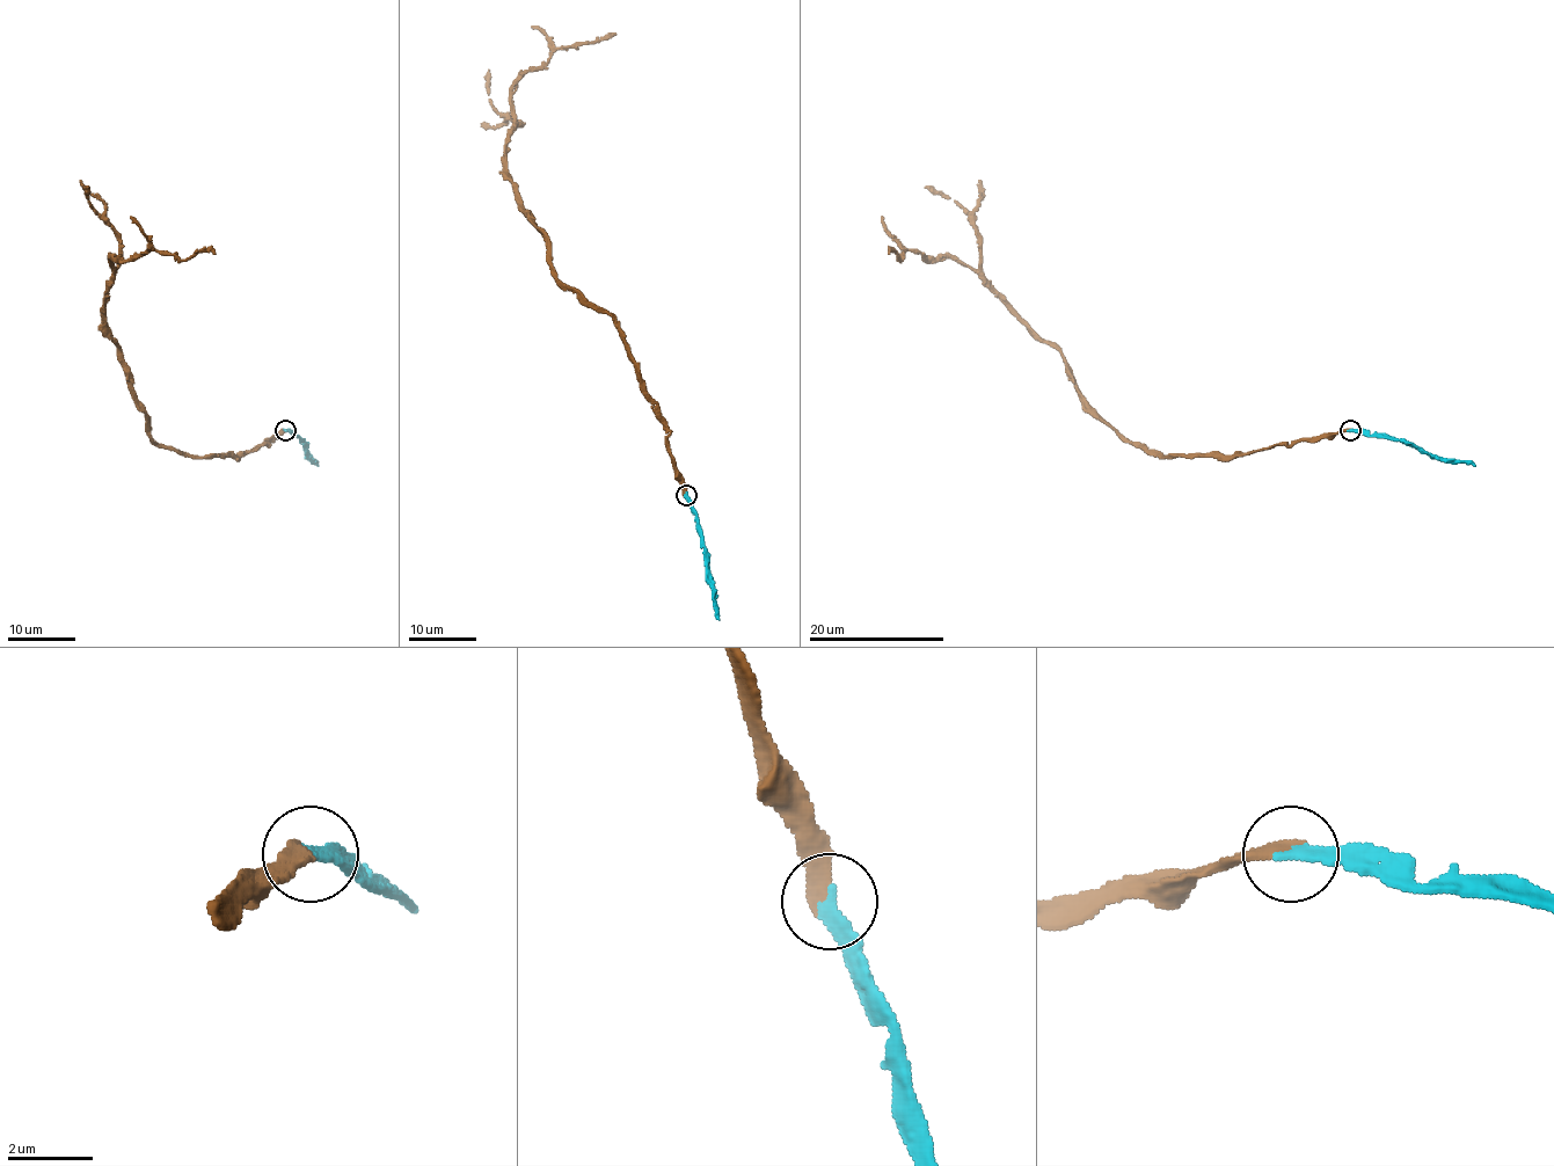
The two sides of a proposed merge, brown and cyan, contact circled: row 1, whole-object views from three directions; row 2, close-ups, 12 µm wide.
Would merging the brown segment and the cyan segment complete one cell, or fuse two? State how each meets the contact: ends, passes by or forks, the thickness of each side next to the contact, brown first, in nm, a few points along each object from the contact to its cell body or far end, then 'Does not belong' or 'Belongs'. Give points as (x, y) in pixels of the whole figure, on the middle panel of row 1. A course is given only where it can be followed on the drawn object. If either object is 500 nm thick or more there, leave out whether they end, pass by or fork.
At the ring brown ends. At the ring cyan ends. Thickness 300 nm (brown) against 280 nm. Course of brown: (686, 494), (666, 421), (619, 323), (561, 283), (505, 169), (511, 88), (553, 51), (615, 33). Course of cyan: (686, 494), (712, 577), (719, 619). Belongs

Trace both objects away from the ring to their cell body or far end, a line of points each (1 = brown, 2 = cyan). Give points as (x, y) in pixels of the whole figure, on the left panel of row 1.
1: (285, 430), (245, 454), (185, 456), (151, 437), (132, 393), (104, 321), (110, 259), (214, 253)
2: (285, 430), (296, 434), (318, 466)

